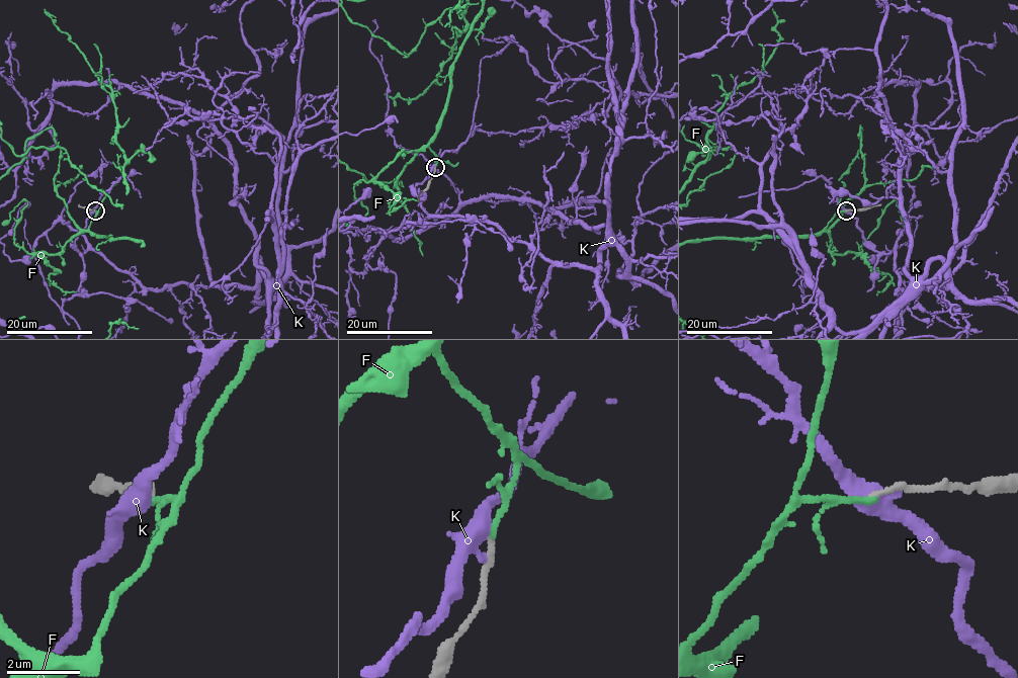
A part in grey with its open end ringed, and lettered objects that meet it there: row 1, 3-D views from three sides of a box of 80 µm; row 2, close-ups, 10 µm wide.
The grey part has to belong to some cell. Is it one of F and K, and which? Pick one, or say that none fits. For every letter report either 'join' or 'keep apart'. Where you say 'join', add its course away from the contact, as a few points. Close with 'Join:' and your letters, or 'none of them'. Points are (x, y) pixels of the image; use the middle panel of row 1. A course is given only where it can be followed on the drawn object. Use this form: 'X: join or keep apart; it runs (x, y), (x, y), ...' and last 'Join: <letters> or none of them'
F: keep apart
K: keep apart
Join: none of them

